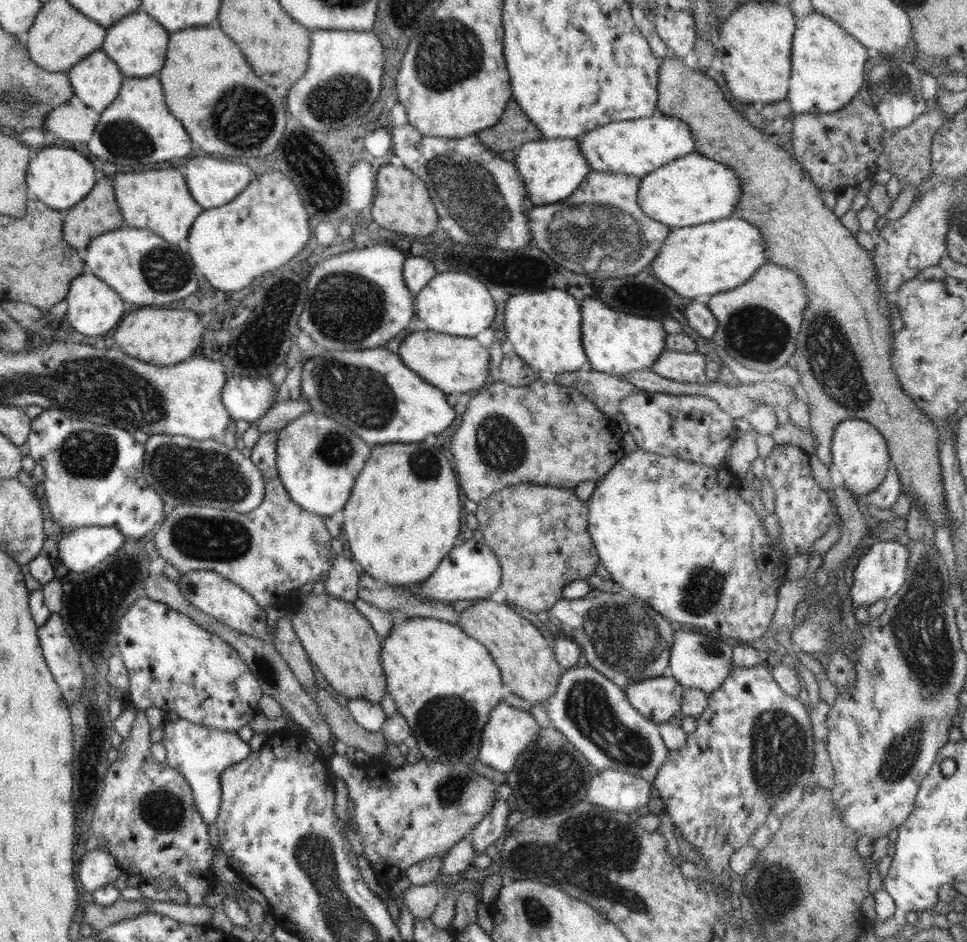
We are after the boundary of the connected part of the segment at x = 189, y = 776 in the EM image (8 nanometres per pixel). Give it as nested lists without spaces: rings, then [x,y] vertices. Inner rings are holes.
[[[186,719],[163,721],[161,727],[164,729],[161,743],[166,749],[166,765],[178,771],[188,781],[195,807],[202,820],[208,825],[215,824],[221,805],[219,776],[235,762],[244,760],[252,752],[250,745],[238,737],[237,731],[216,730]]]

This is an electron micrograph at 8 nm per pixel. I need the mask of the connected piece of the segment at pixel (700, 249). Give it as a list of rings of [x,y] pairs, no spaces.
[[[732,217],[689,227],[675,227],[668,233],[651,264],[652,274],[676,294],[694,299],[739,287],[766,264],[765,242],[759,228]]]

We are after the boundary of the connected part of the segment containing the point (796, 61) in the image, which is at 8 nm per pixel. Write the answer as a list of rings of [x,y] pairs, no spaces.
[[[818,12],[796,19],[787,98],[790,107],[798,114],[838,111],[850,104],[864,86],[864,70],[868,60],[866,47],[836,22]]]

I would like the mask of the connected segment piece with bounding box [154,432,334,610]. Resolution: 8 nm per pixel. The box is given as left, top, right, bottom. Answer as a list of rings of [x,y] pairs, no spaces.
[[[265,432],[251,448],[249,459],[262,473],[265,484],[264,498],[254,510],[240,513],[202,505],[173,506],[172,513],[166,517],[154,536],[160,557],[166,560],[166,563],[171,563],[179,573],[184,575],[190,571],[216,572],[249,593],[262,610],[266,610],[266,607],[280,598],[284,598],[284,604],[288,604],[290,598],[286,596],[290,591],[298,590],[308,582],[315,582],[321,587],[334,560],[330,546],[333,538],[326,529],[325,517],[308,512],[296,504],[280,480],[276,464],[276,443],[277,432]]]

